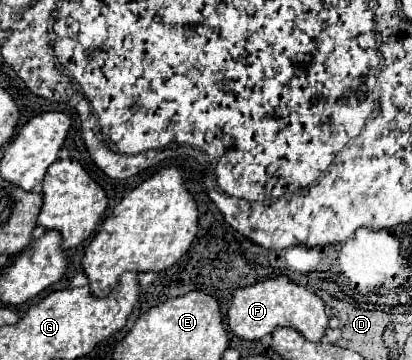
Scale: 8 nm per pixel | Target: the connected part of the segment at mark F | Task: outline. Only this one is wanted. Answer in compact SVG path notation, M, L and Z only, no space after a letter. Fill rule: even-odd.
M275 277L237 289L227 309L227 325L239 339L245 341L257 341L273 333L277 327L293 327L307 341L319 341L327 329L327 313L323 301L315 293L287 281L285 277Z

